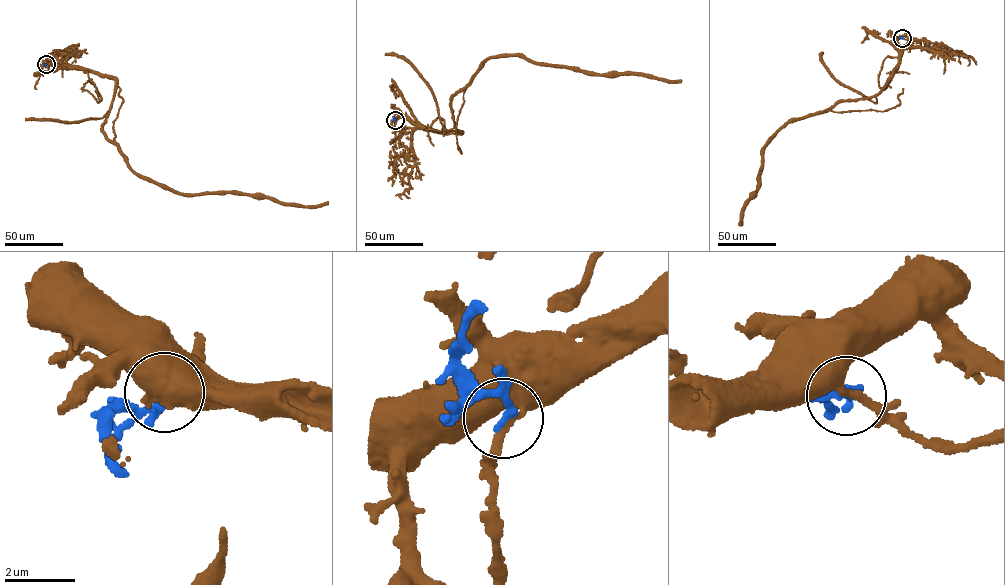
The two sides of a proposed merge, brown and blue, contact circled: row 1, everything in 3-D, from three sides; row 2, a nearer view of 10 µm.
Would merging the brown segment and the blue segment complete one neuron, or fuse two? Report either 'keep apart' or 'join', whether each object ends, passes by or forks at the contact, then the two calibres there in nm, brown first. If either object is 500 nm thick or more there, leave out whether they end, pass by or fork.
join | brown passes by | blue passes by | 240/170 nm

